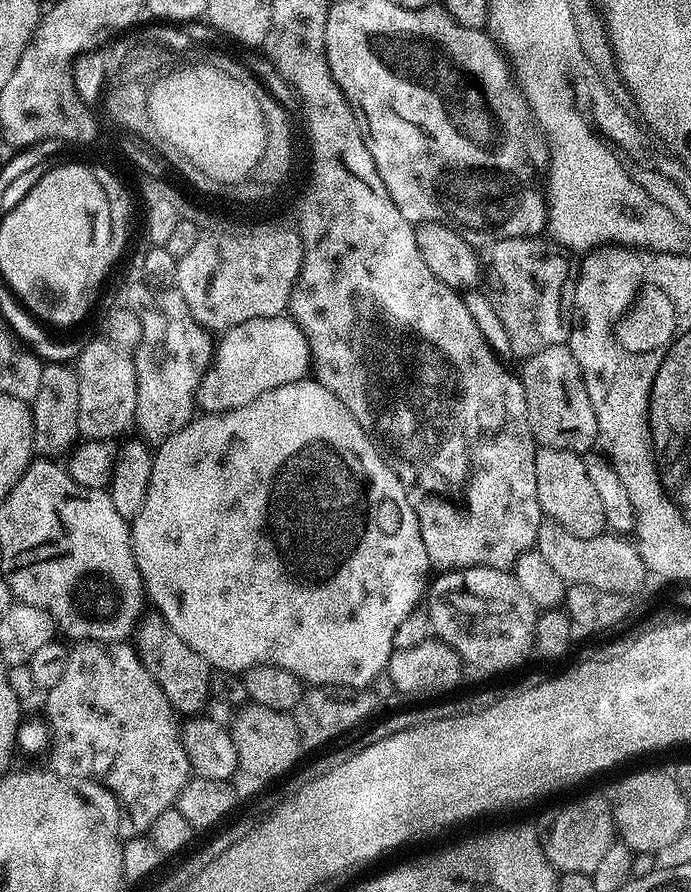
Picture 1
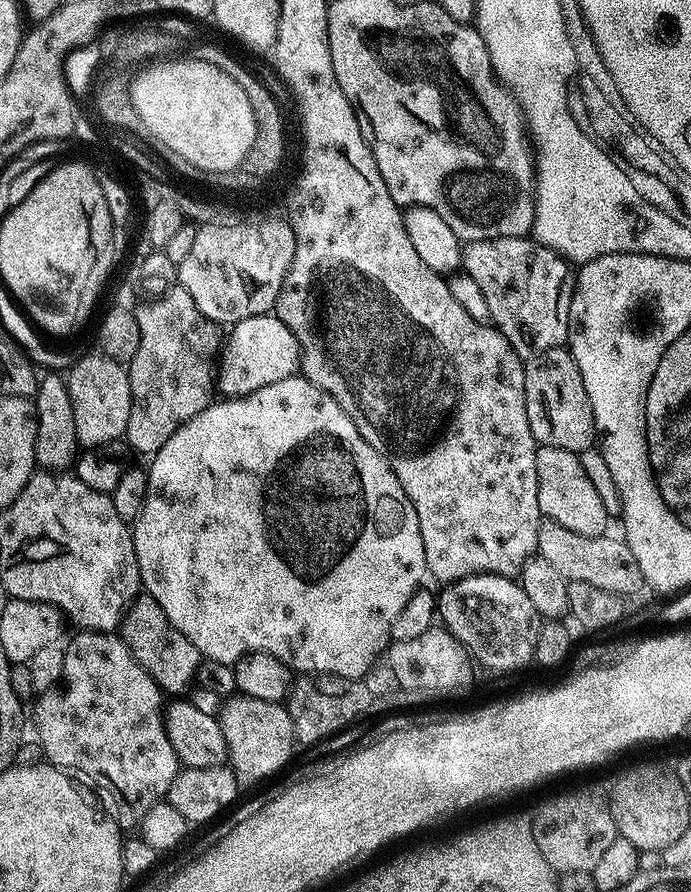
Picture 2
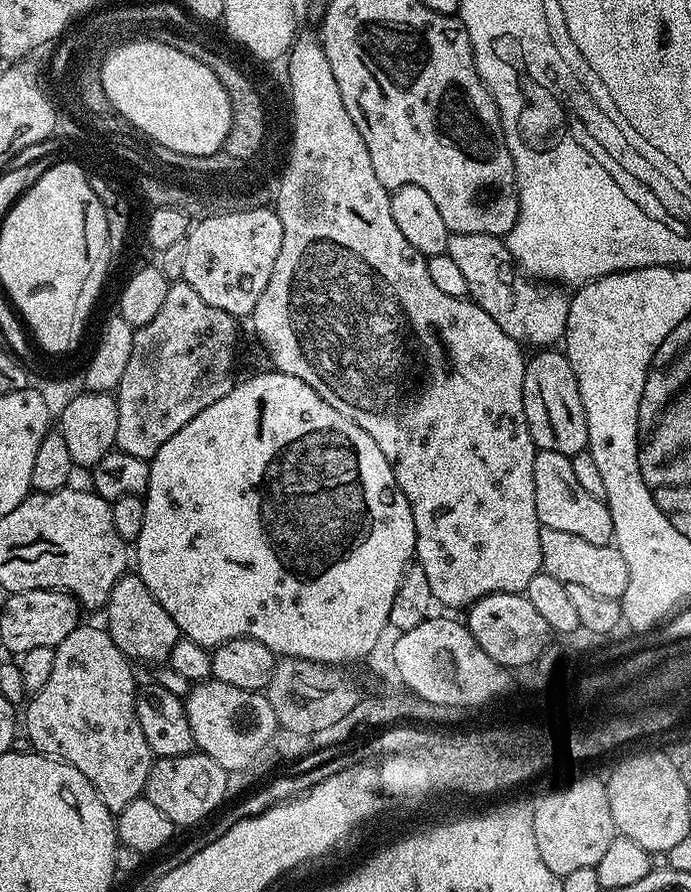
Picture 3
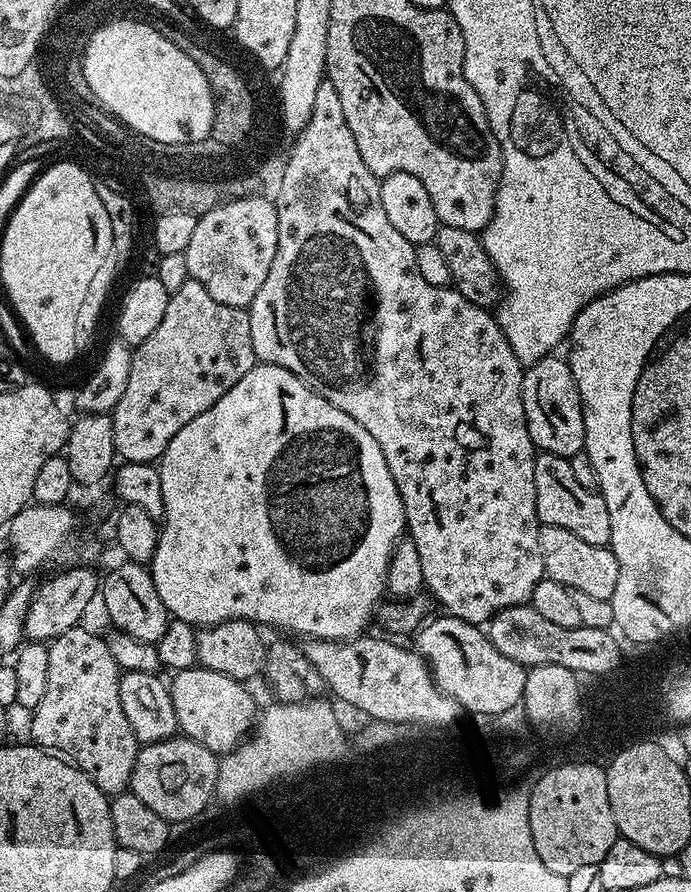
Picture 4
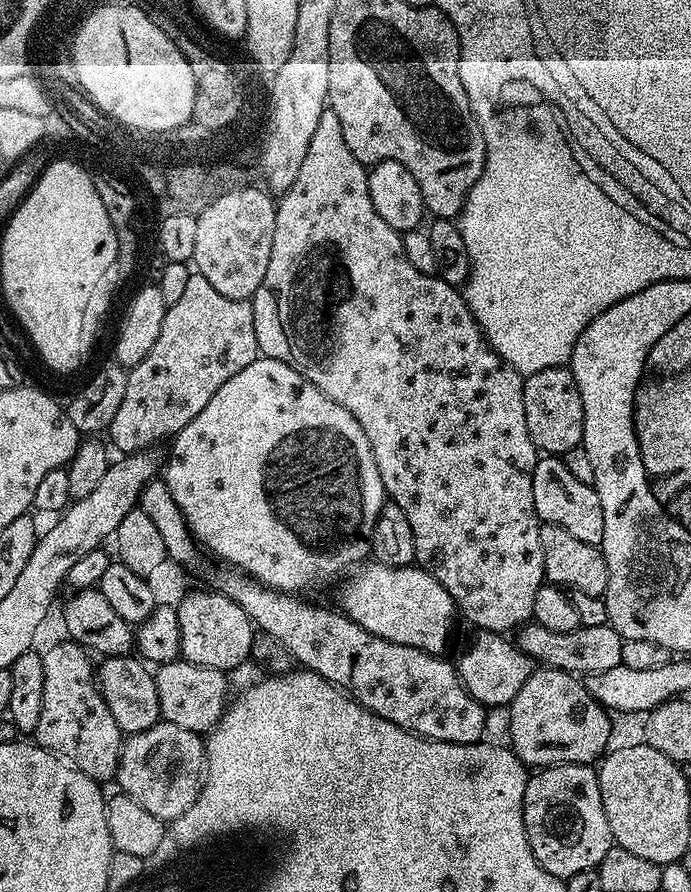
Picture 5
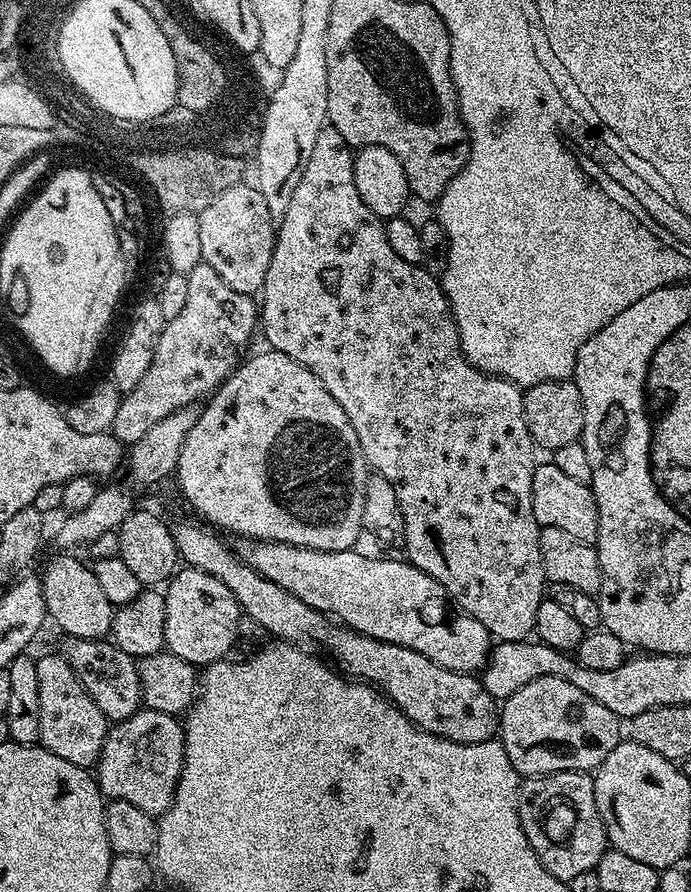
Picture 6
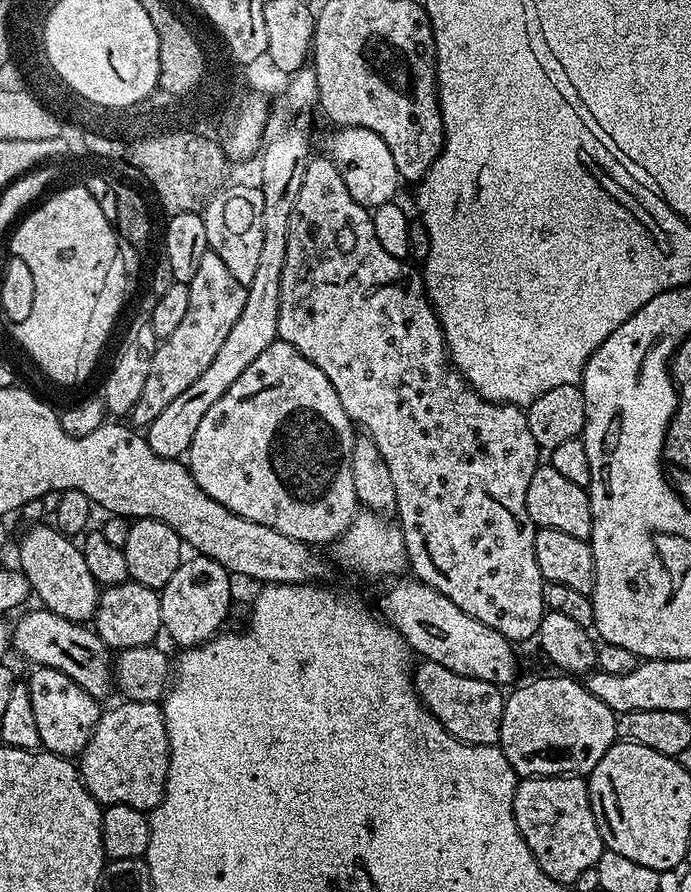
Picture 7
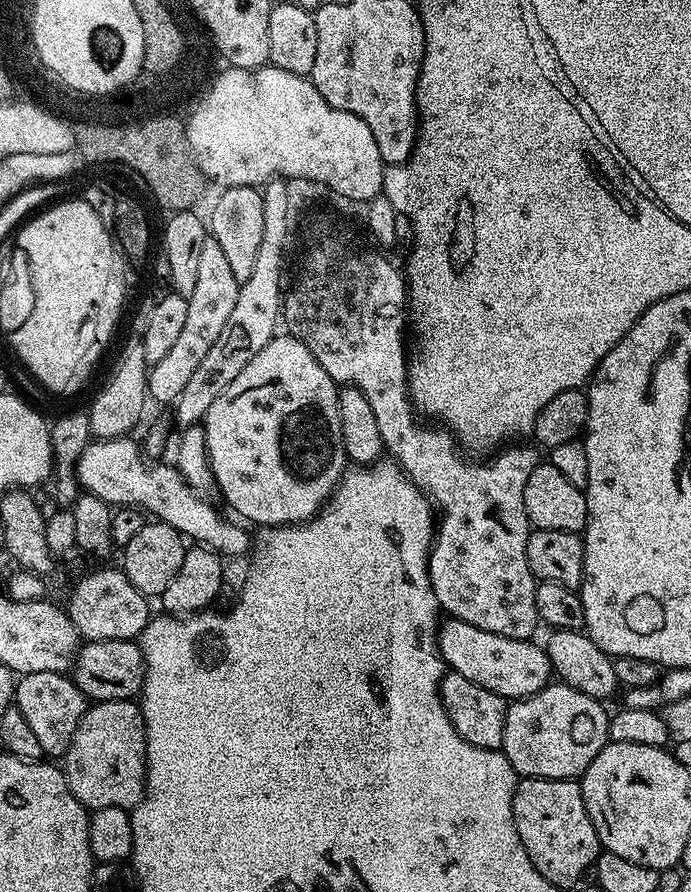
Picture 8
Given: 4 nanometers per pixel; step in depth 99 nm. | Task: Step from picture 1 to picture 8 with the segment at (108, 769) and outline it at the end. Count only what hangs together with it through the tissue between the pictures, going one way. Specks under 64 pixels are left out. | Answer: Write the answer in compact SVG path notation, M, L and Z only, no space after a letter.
M62 672L23 674L16 681L14 707L22 710L22 718L26 718L30 731L38 737L45 757L63 758L70 746L70 738L74 738L74 730L78 730L78 722L82 722L89 706L88 697L78 690L71 675Z

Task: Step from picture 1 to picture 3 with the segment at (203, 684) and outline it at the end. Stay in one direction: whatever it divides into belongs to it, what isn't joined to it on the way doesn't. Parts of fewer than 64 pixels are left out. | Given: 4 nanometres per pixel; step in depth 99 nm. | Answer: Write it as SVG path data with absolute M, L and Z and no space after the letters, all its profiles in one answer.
M125 574L118 578L106 605L109 638L122 650L122 654L133 662L160 666L167 662L174 646L182 639L180 628L170 618L168 611L154 598L154 594L136 574Z

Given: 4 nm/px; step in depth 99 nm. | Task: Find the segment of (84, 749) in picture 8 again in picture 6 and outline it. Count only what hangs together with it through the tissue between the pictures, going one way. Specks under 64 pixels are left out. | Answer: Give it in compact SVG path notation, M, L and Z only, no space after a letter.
M141 706L130 718L115 721L109 727L108 737L102 746L100 759L94 765L94 784L99 788L101 797L108 800L121 800L146 810L146 814L157 818L172 805L176 787L184 765L184 726L177 717L162 714L153 708Z

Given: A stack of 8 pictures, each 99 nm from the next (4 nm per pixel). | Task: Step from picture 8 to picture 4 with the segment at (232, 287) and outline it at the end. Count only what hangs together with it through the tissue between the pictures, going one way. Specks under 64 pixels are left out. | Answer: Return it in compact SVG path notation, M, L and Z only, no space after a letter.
M191 278L182 282L182 286L178 286L178 290L170 293L166 302L166 315L162 318L162 323L158 325L158 330L154 330L154 334L150 334L150 338L146 338L146 342L135 345L126 390L123 391L122 398L119 399L116 408L110 413L112 417L112 441L116 447L117 457L124 462L142 462L143 464L159 461L166 446L170 446L174 434L178 434L178 430L182 430L182 426L186 426L186 422L194 422L194 418L198 418L198 414L210 410L210 406L214 406L214 402L218 402L218 398L222 398L222 394L226 394L226 390L230 390L230 386L234 386L234 382L238 382L238 378L242 378L242 374L246 374L251 368L256 367L257 363L254 342L250 338L250 318L247 311L234 306L222 306L222 302L217 302L208 293L206 286L202 286L202 282Z

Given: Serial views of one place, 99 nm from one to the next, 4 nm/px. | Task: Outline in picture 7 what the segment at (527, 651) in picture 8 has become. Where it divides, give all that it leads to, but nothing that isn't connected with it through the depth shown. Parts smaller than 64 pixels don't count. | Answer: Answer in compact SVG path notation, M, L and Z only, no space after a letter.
M415 578L404 579L397 579L393 583L397 584L385 594L382 616L387 623L395 627L417 657L438 662L438 666L446 666L446 670L454 670L454 674L462 674L466 678L478 678L482 682L501 686L513 683L511 680L516 676L516 652L512 649L515 648L513 641L498 634L498 630L490 630L486 622L478 622L478 618L470 618L470 614L458 610L458 606L454 606L454 602L450 602L450 598L446 598L438 590L421 584Z

